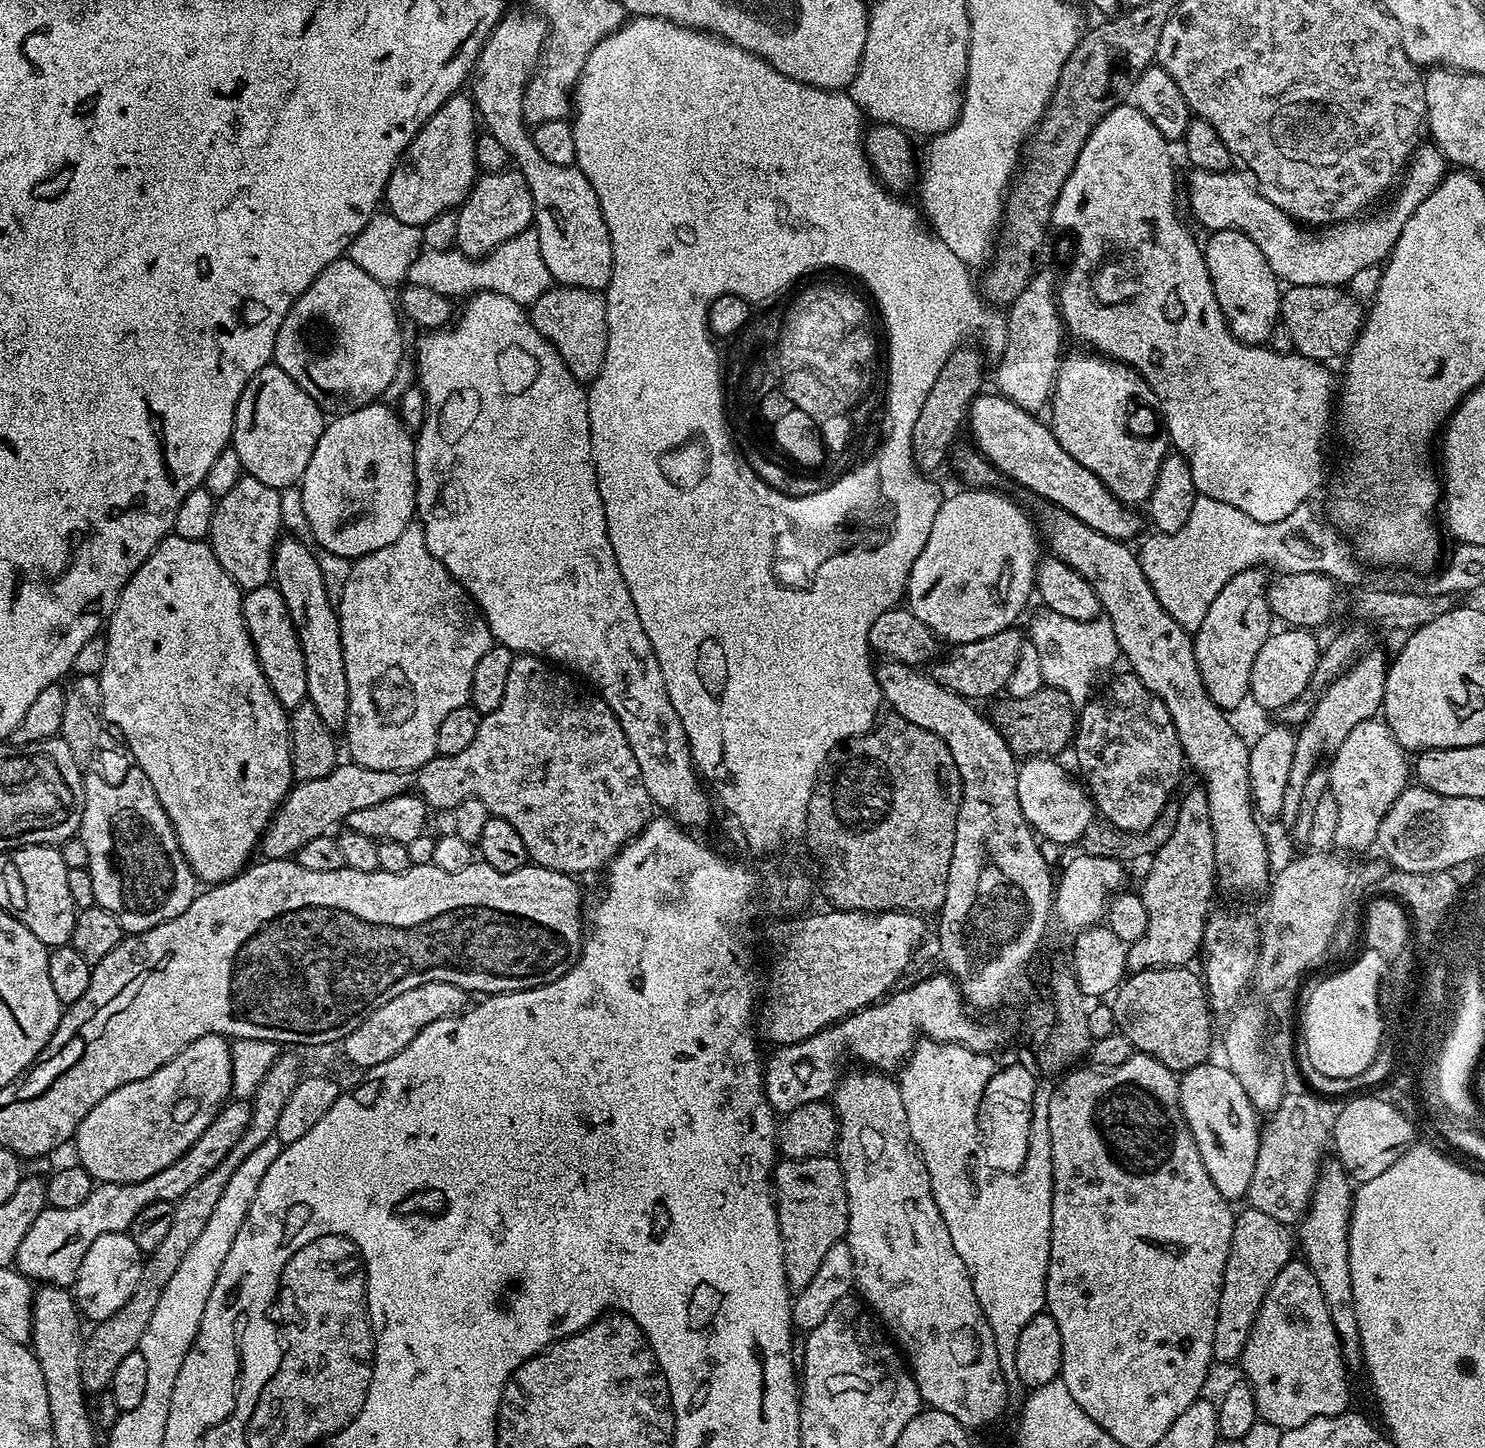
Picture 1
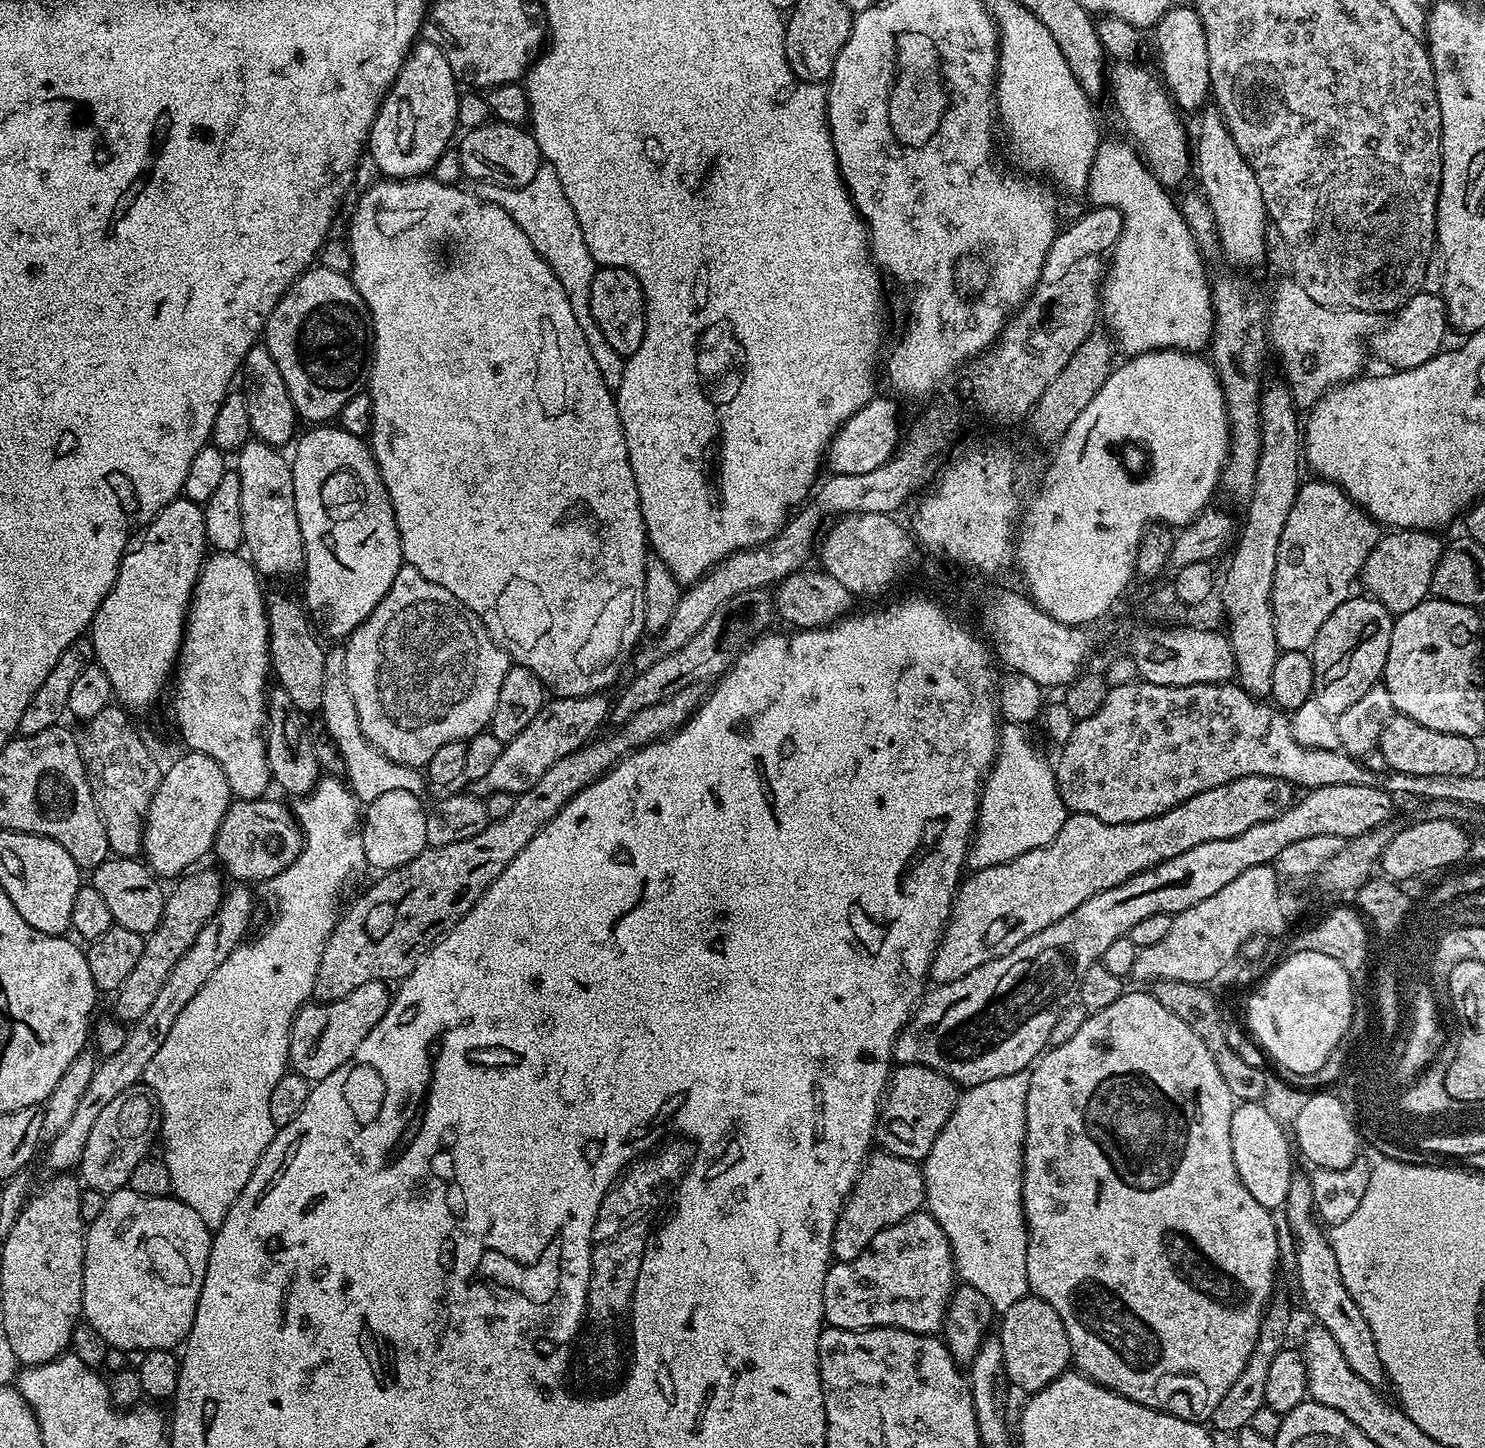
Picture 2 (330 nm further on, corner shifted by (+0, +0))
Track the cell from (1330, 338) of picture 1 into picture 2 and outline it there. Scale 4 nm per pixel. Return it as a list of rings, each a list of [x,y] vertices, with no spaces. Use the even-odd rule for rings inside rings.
[[[1419,291],[1401,308],[1396,309],[1389,320],[1392,321],[1388,328],[1381,332],[1373,331],[1370,336],[1371,355],[1373,352],[1382,363],[1389,364],[1389,369],[1422,366],[1422,362],[1434,358],[1445,347],[1444,335],[1450,332],[1450,325],[1448,311],[1444,309],[1443,295]]]

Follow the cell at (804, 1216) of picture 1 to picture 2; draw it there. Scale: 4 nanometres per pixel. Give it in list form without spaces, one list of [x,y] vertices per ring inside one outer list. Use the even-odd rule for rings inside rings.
[[[876,1150],[869,1155],[864,1162],[864,1169],[860,1177],[856,1179],[856,1185],[845,1200],[842,1210],[838,1214],[838,1222],[834,1226],[834,1238],[832,1239],[832,1254],[839,1262],[850,1262],[862,1254],[870,1246],[874,1234],[902,1222],[907,1216],[921,1211],[924,1203],[924,1170],[919,1163],[907,1160],[901,1156],[893,1156],[891,1152]]]

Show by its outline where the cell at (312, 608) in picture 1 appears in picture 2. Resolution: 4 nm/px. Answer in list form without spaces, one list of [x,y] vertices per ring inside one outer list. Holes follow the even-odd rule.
[[[249,438],[240,448],[238,459],[240,461],[234,464],[235,471],[240,473],[240,481],[242,482],[242,534],[244,535],[243,547],[249,548],[250,559],[256,565],[257,572],[261,577],[268,578],[268,576],[296,576],[299,577],[304,570],[304,547],[302,546],[302,530],[298,526],[298,510],[294,506],[294,474],[292,473],[292,466],[287,455],[283,456],[281,449],[275,444],[267,444],[255,438]]]

